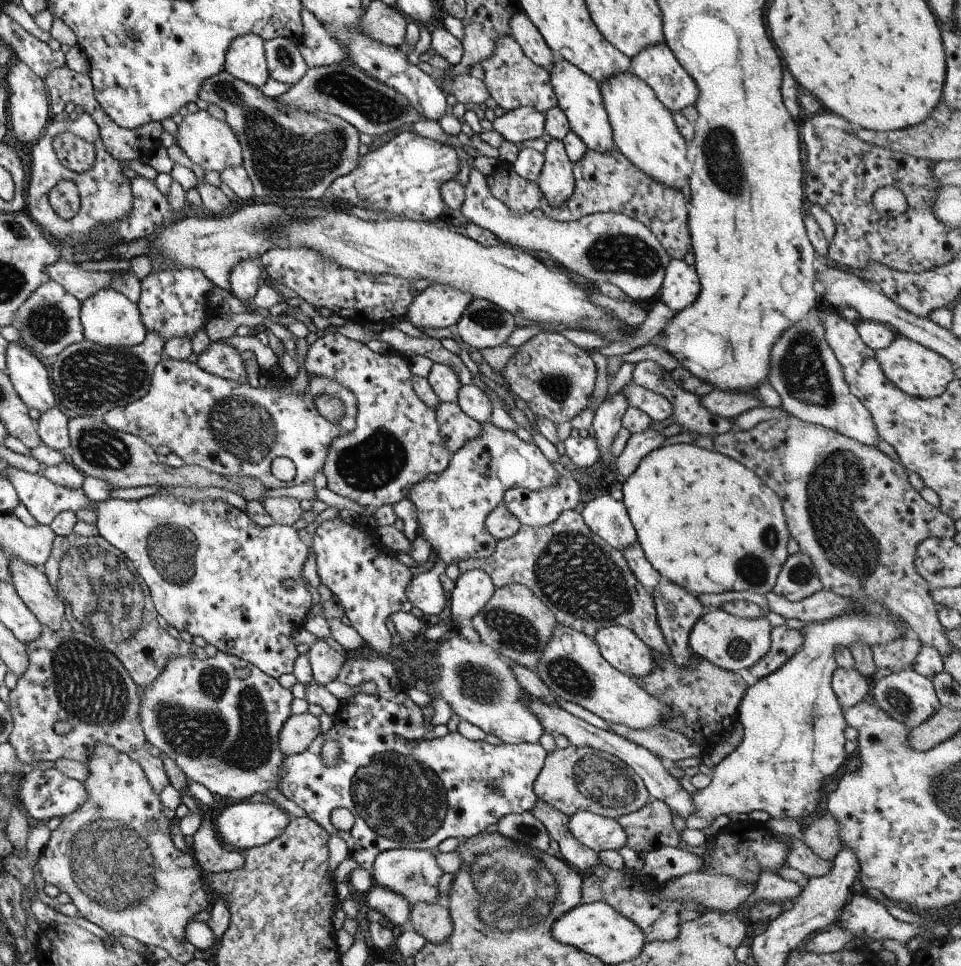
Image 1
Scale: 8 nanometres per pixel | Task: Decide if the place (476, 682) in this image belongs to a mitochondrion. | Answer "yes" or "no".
yes

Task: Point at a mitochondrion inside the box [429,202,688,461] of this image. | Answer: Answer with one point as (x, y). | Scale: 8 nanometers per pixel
(624, 253)

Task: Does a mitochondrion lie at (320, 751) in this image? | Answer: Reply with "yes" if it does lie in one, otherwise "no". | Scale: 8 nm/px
no

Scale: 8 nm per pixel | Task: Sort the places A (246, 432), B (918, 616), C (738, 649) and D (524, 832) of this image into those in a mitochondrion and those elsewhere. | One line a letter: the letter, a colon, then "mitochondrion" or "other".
A: mitochondrion
B: other
C: mitochondrion
D: mitochondrion

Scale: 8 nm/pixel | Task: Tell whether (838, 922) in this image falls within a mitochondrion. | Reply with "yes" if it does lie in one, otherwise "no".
no

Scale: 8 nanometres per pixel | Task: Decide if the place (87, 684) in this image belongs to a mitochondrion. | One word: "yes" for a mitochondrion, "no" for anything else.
yes

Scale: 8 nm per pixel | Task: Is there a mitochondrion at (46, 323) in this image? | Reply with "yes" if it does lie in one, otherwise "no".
yes

